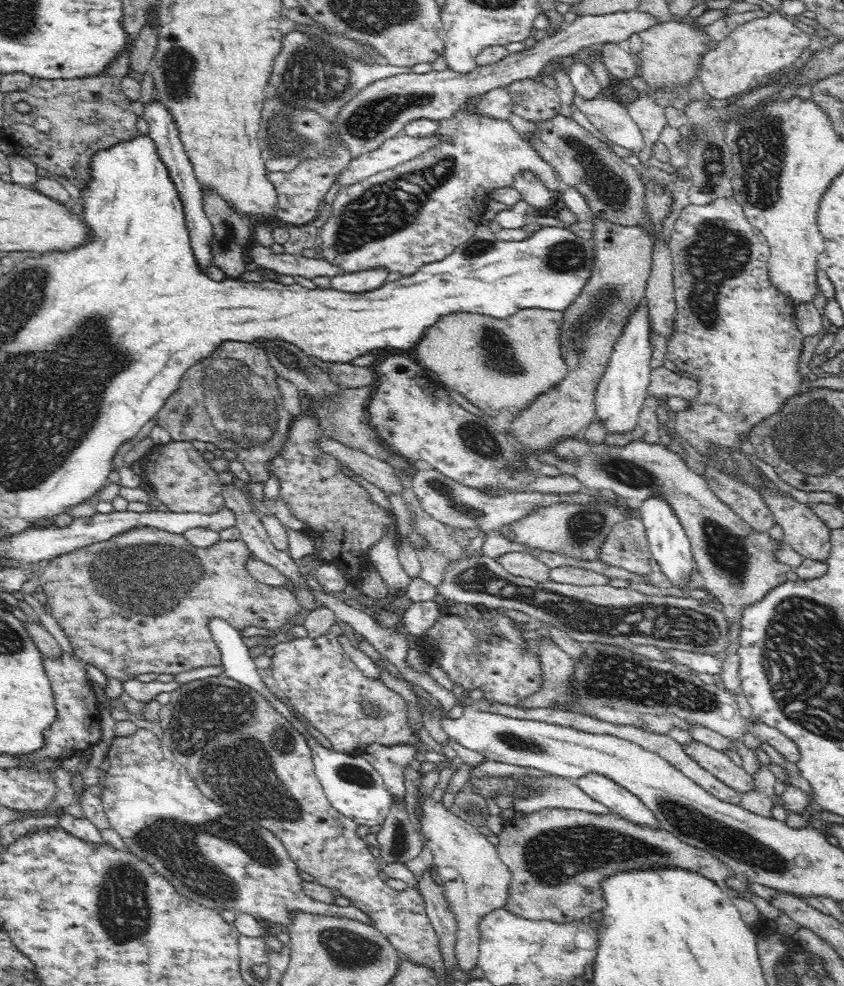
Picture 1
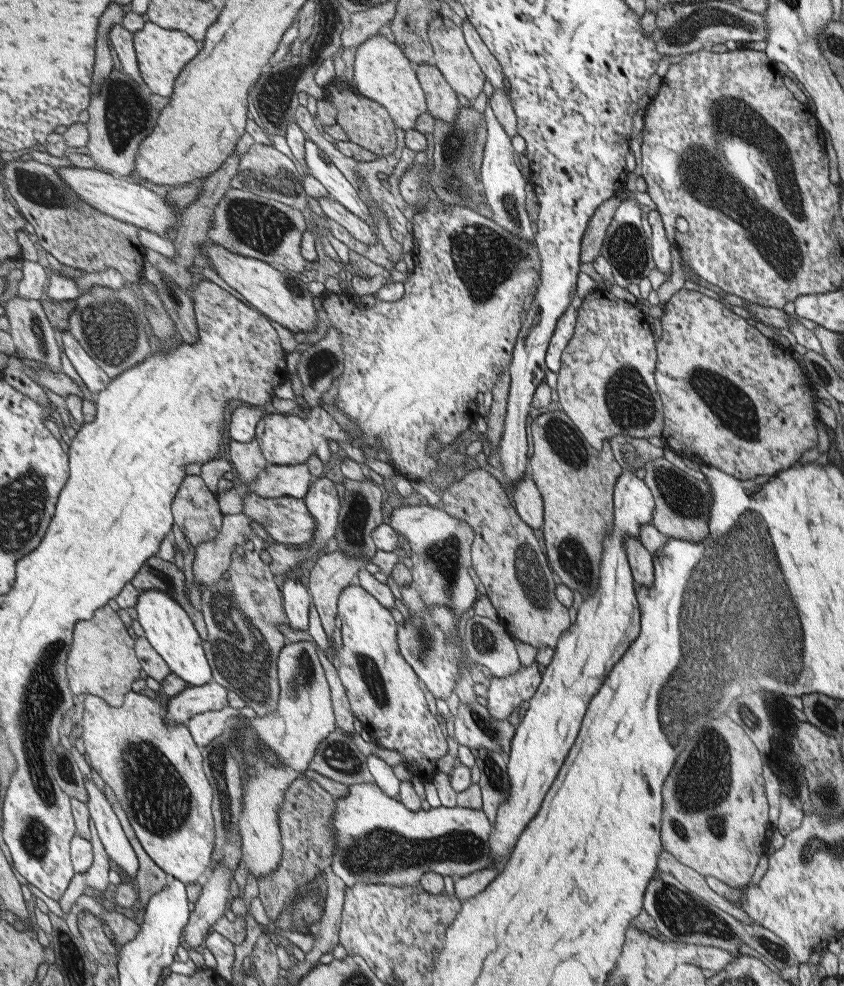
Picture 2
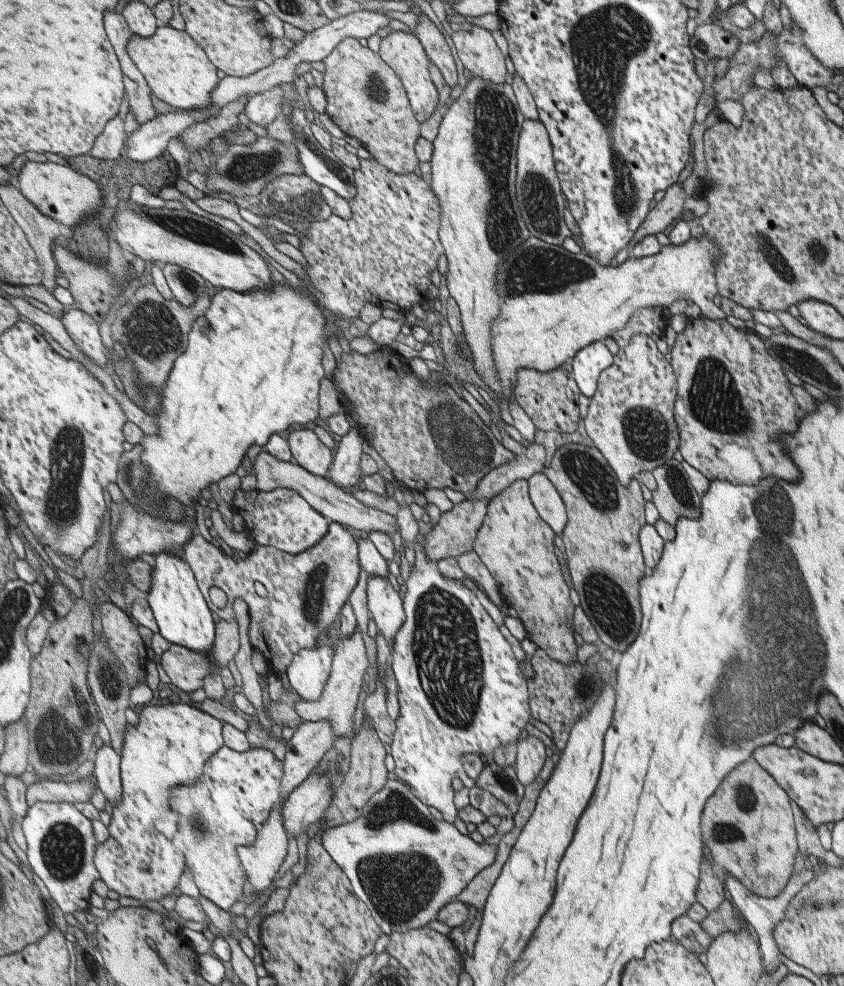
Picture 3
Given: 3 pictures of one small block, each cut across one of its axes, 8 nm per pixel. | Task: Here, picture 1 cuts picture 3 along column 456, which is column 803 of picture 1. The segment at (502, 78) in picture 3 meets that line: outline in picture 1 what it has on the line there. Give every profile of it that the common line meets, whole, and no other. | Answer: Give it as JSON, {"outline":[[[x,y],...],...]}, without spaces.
{"outline":[[[776,12],[767,18],[756,18],[732,30],[730,35],[720,42],[714,50],[708,50],[709,52],[702,56],[701,69],[697,68],[697,77],[702,82],[705,93],[714,99],[736,97],[758,87],[768,76],[772,77],[772,74],[779,74],[782,70],[792,68],[808,50],[810,51],[811,39],[807,33],[807,29],[801,25],[798,26],[793,19],[782,13]]]}

